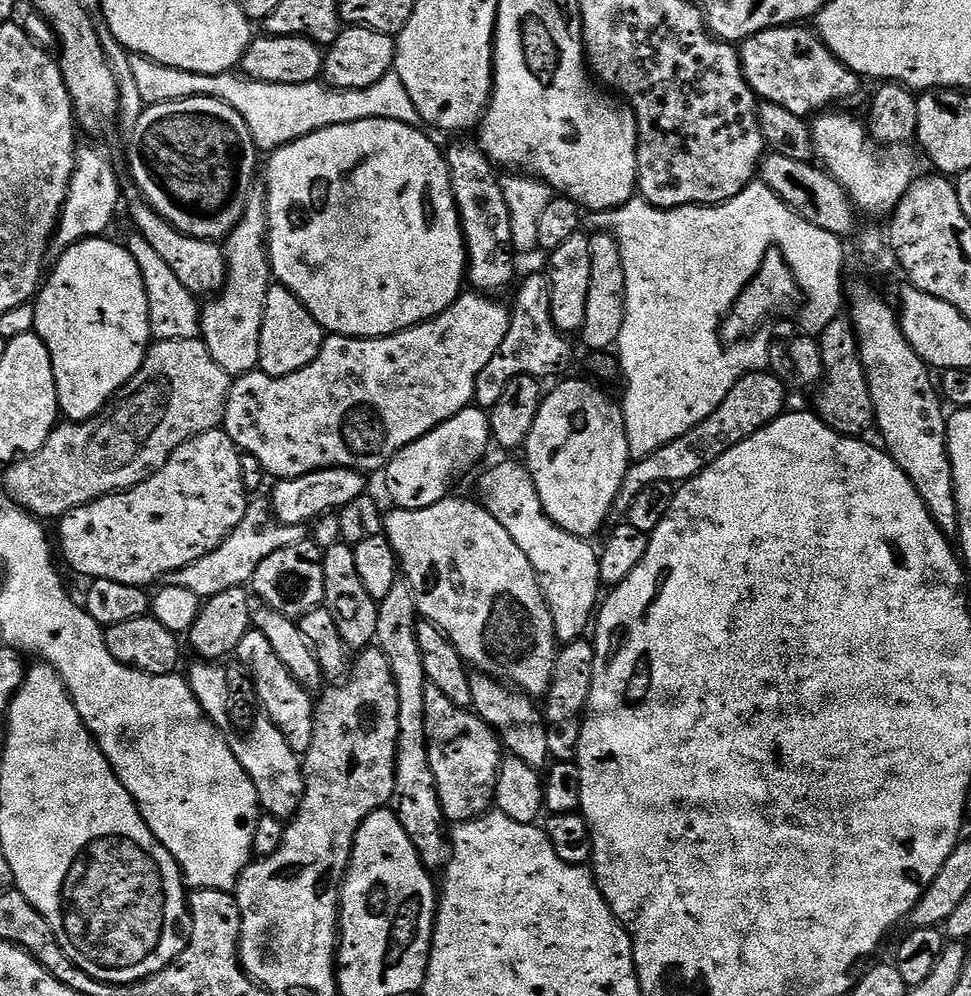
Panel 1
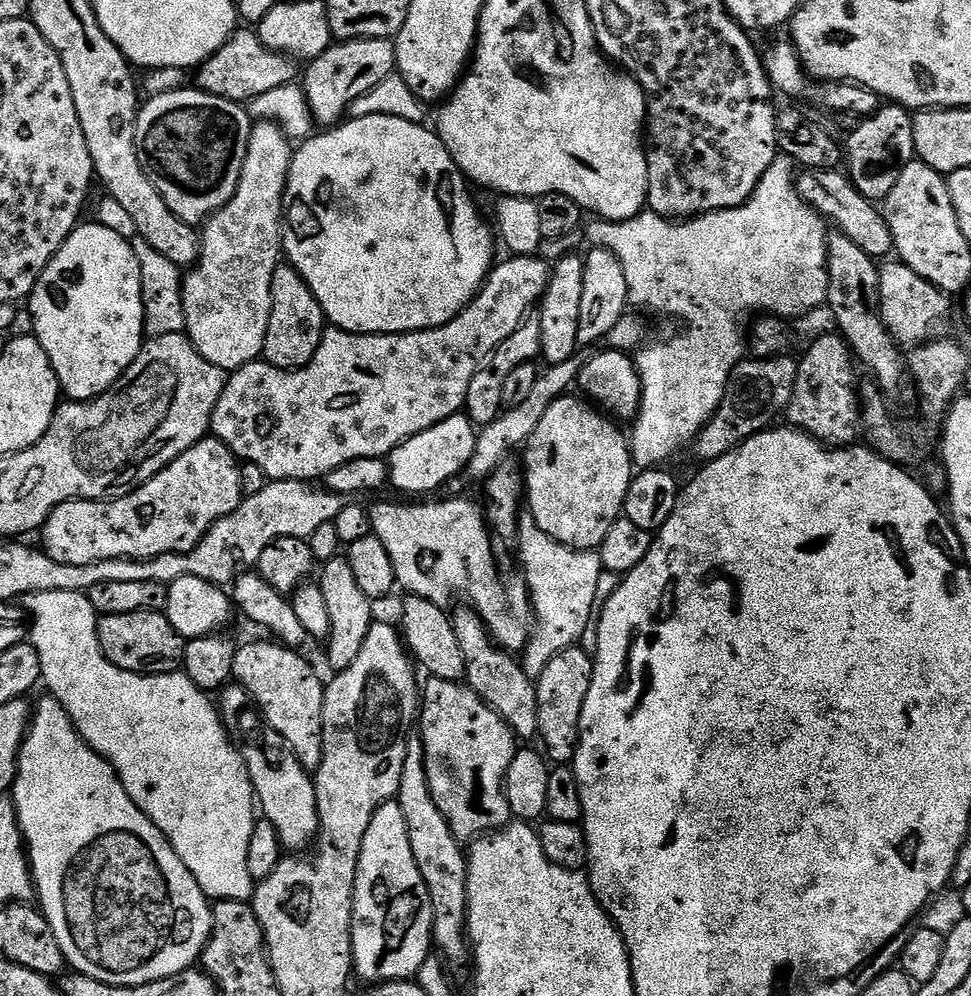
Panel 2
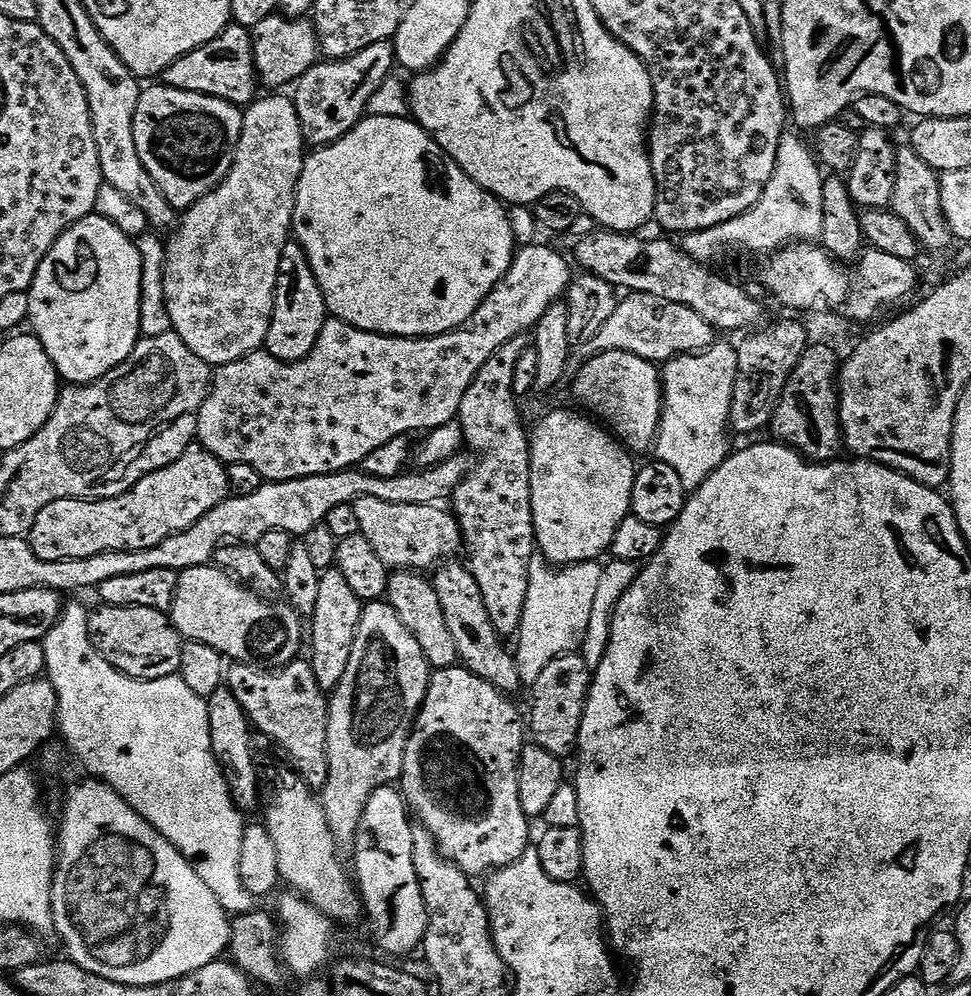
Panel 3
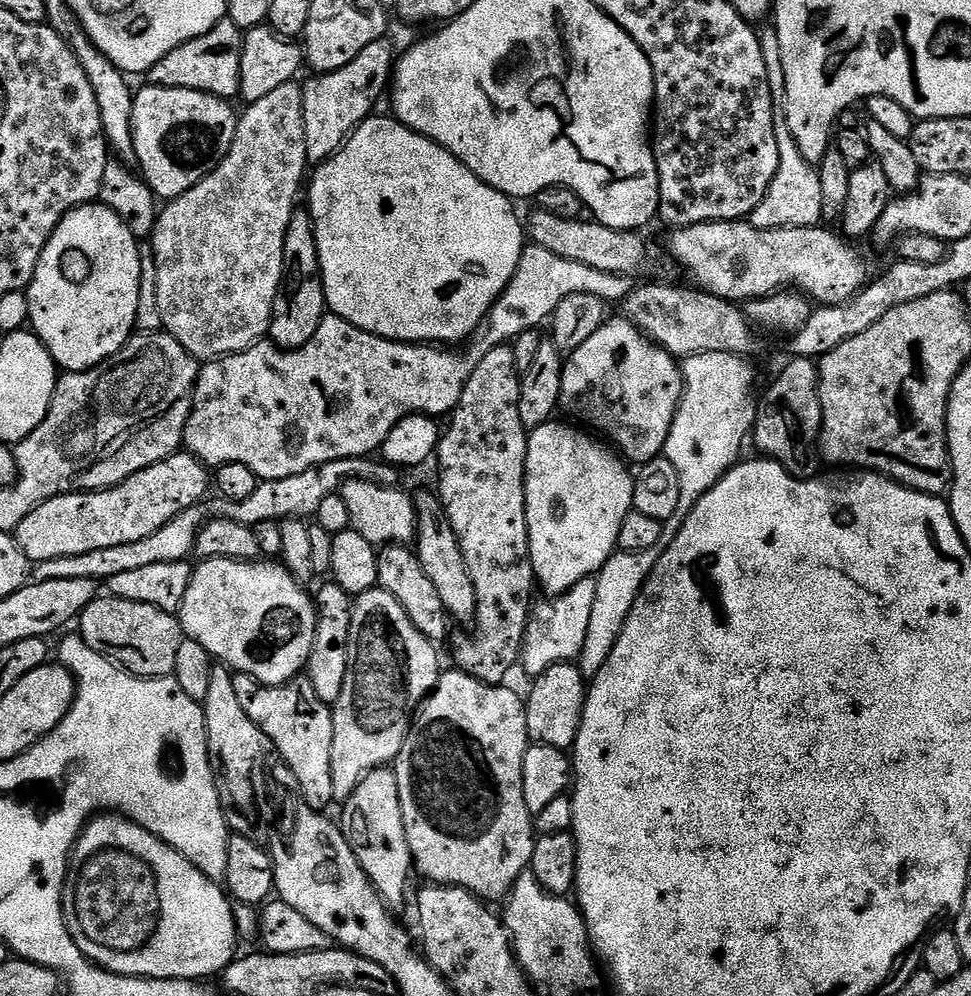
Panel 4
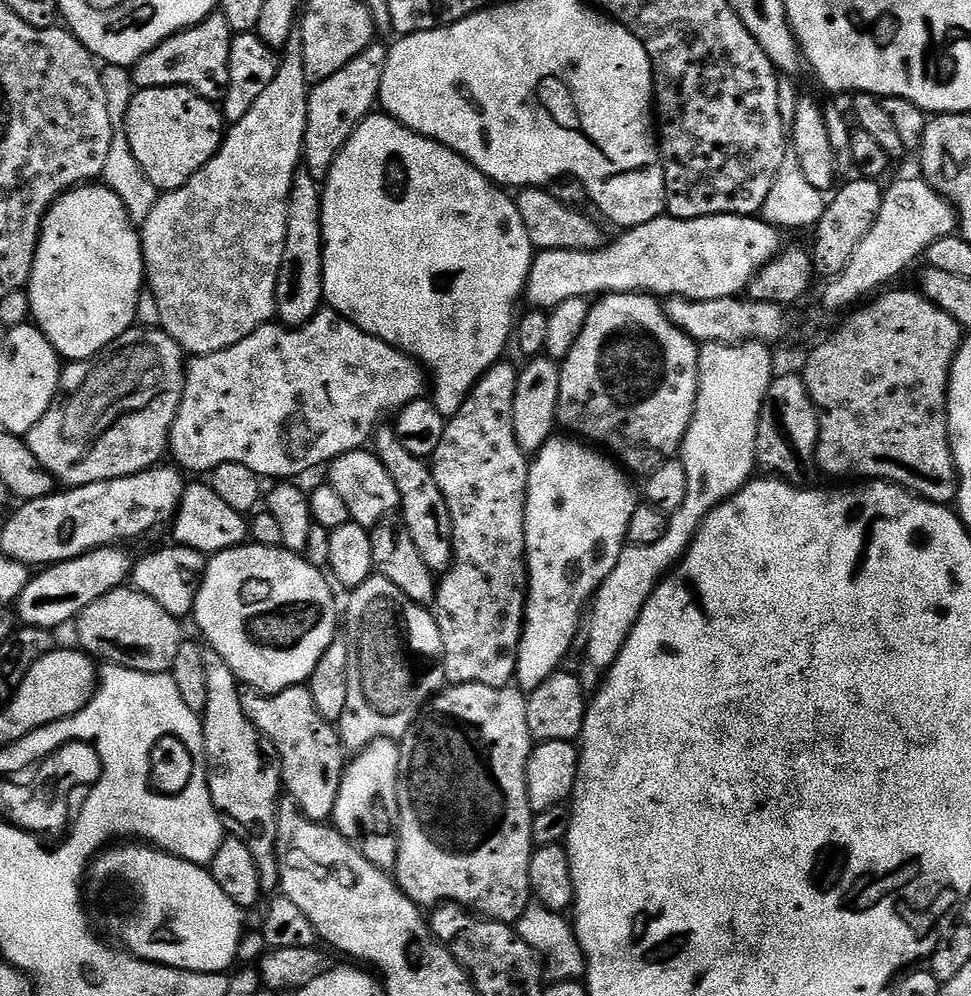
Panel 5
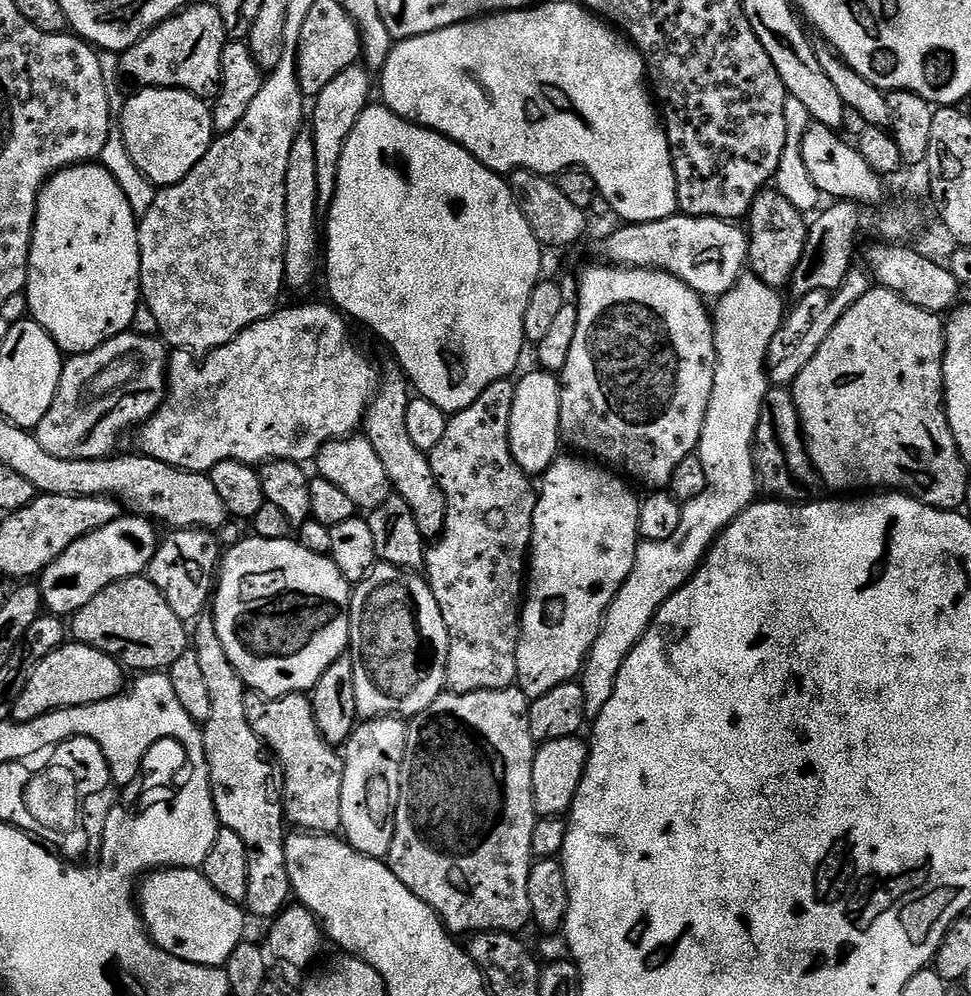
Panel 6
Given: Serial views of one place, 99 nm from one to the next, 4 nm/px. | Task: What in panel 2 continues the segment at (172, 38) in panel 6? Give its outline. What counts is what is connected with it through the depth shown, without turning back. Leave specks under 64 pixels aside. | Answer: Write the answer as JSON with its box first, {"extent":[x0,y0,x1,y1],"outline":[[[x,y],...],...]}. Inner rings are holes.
{"extent":[194,26,298,104],"outline":[[[240,26],[206,63],[195,69],[194,76],[196,76],[196,80],[194,80],[194,84],[202,92],[209,92],[218,98],[233,100],[235,104],[244,104],[258,98],[258,94],[266,94],[266,90],[278,90],[278,86],[297,83],[298,68],[296,72],[296,67],[298,67],[298,64],[293,57],[285,56],[282,52],[275,52],[267,48],[260,41],[259,31],[248,26]]]}

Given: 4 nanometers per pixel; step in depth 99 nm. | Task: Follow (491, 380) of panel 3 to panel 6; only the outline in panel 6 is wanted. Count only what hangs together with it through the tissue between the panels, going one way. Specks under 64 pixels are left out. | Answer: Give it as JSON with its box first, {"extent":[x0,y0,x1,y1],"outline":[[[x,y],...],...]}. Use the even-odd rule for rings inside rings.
{"extent":[422,379,538,696],"outline":[[[511,379],[486,386],[466,410],[449,415],[446,434],[442,434],[430,454],[434,478],[442,494],[446,494],[446,522],[444,533],[424,553],[422,572],[438,602],[438,610],[442,610],[442,622],[446,622],[450,646],[444,683],[454,696],[493,692],[516,684],[520,613],[526,595],[526,565],[530,560],[538,492],[530,477],[514,462],[510,450],[508,431],[515,393]]]}

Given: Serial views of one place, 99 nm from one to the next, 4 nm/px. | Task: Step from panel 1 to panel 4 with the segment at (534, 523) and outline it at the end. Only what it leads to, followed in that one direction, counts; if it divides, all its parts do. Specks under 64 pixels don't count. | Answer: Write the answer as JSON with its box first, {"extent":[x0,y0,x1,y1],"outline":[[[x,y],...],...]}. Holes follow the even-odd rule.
{"extent":[520,578,598,677],"outline":[[[589,578],[575,584],[561,596],[544,598],[532,609],[528,617],[528,629],[524,635],[524,650],[520,653],[520,664],[529,672],[529,677],[542,675],[550,666],[572,662],[579,657],[586,642],[586,630],[590,626],[590,614],[594,611],[594,594],[598,586]]]}

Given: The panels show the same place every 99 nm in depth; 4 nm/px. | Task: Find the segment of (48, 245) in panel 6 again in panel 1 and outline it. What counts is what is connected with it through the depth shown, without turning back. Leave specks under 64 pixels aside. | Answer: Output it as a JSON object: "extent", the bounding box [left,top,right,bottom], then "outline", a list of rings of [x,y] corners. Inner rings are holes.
{"extent":[34,238,152,422],"outline":[[[109,238],[79,240],[76,244],[69,244],[59,255],[60,261],[53,268],[51,265],[34,300],[34,331],[42,338],[46,350],[50,350],[60,411],[69,421],[79,422],[97,416],[120,388],[138,374],[152,335],[142,274],[138,262],[130,258],[123,243]]]}

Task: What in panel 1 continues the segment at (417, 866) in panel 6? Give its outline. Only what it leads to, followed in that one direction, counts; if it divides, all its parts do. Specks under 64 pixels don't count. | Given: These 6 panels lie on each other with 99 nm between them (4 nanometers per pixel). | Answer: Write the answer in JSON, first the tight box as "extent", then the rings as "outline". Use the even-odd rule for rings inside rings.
{"extent":[426,686,502,822],"outline":[[[426,686],[426,738],[430,750],[430,770],[434,770],[434,782],[438,786],[438,798],[448,822],[476,820],[493,807],[496,799],[496,779],[502,759],[502,745],[495,730],[475,712],[459,708],[438,690],[438,686]]]}

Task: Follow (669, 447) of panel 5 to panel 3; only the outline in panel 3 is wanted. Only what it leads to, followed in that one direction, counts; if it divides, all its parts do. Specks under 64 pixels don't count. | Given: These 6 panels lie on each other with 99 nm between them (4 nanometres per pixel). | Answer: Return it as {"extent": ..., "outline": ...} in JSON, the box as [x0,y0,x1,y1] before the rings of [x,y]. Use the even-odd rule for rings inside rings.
{"extent":[571,350,664,452],"outline":[[[622,350],[603,352],[590,358],[571,384],[579,407],[595,417],[629,452],[653,451],[664,402],[662,372],[657,365]]]}

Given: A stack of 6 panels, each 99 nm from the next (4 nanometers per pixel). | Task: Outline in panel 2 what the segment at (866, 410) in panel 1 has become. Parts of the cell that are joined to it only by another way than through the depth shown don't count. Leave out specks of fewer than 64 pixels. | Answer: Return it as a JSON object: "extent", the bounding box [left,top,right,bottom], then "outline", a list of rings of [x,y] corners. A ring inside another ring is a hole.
{"extent":[786,334,862,448],"outline":[[[840,334],[820,336],[807,347],[804,361],[801,359],[796,365],[794,394],[786,409],[787,423],[830,448],[855,445],[859,441],[856,439],[860,436],[860,424],[862,428],[862,400],[858,395],[858,388],[856,392],[857,365],[854,363],[852,350]]]}

